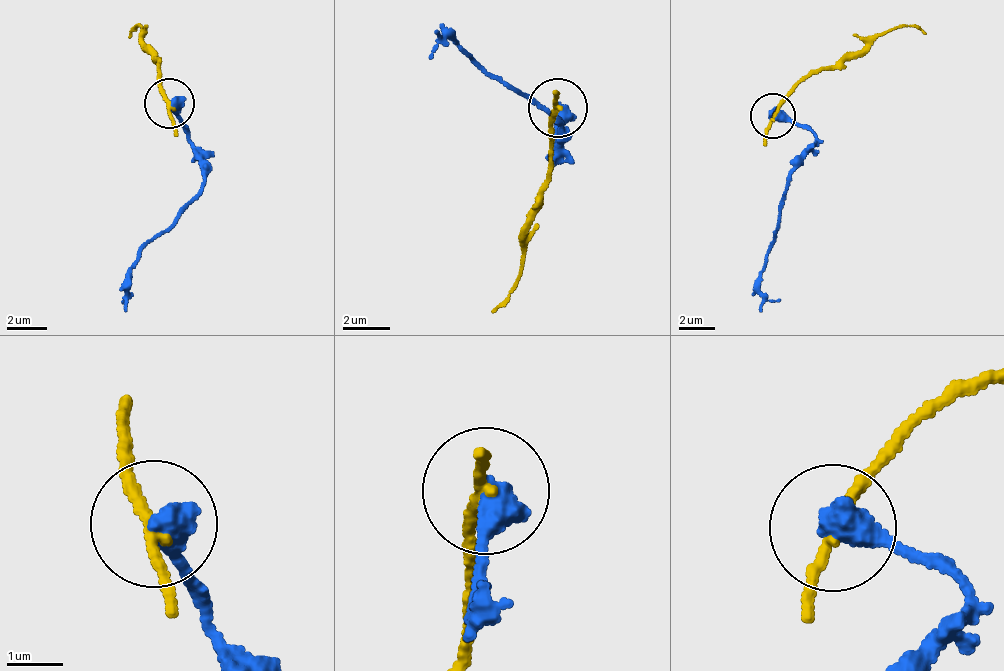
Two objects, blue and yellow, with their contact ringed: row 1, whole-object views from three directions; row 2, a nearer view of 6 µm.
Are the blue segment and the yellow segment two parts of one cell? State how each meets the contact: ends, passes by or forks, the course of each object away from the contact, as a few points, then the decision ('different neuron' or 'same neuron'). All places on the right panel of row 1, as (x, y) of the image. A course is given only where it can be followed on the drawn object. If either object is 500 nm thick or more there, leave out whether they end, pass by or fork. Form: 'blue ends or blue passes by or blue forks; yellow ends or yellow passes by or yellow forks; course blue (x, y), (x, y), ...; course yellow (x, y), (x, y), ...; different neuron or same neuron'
course blue (774, 117), (804, 124), (815, 144), (792, 168), (788, 190), (764, 253), (758, 312); course yellow (774, 117), (811, 76), (839, 67), (890, 30), (926, 32); different neuron

